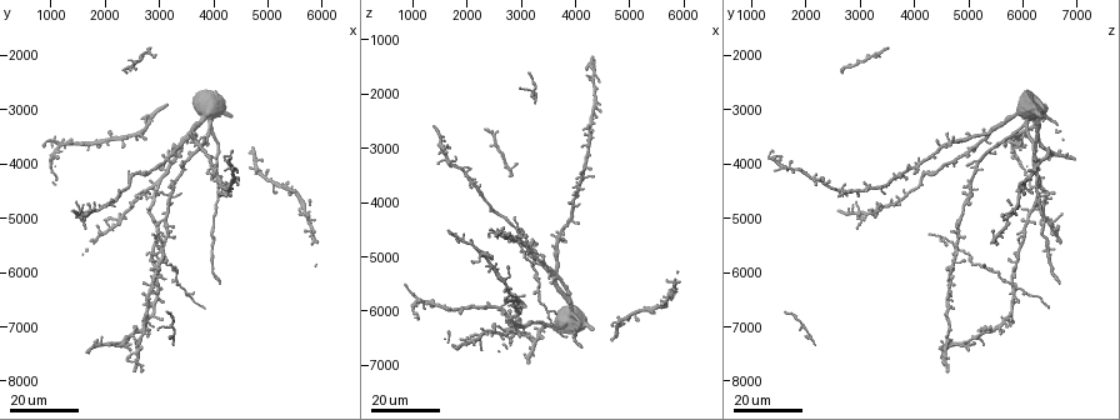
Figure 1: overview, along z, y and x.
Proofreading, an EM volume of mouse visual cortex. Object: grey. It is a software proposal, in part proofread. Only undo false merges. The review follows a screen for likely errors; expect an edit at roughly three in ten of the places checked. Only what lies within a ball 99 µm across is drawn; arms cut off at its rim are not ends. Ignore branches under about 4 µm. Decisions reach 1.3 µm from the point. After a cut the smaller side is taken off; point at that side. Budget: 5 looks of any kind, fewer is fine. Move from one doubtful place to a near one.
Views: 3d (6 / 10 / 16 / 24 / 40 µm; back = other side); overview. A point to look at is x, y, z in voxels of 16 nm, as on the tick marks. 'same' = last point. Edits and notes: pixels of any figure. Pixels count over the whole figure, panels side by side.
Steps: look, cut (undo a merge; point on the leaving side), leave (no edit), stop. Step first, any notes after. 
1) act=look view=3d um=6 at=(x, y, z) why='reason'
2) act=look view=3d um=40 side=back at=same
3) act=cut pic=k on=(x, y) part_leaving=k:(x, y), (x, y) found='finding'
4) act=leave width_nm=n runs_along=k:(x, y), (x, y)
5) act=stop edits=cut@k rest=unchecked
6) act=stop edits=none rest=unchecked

act=look view=3d um=24 at=(3050, 5550, 4700) why='looks like a crossing'

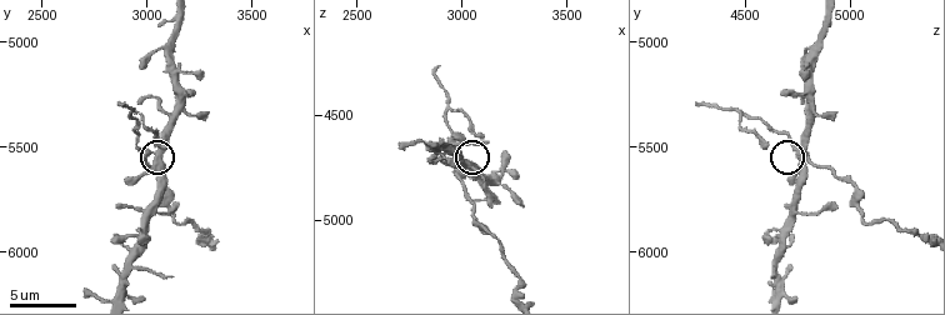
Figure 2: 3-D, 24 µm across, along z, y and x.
act=look view=3d um=10 at=(3040, 5560, 4770)

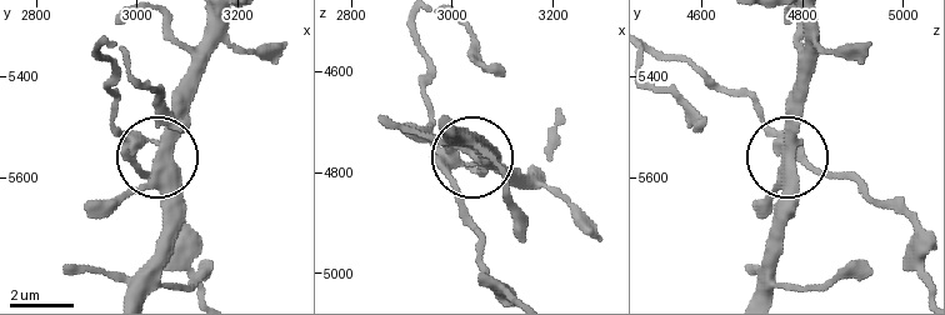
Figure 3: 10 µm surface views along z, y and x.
act=cut pic=3 on=(459, 196) arms=5 part_leaving=3:(793, 141), (824, 171), (849, 176), (905, 214), (921, 279) found='a second neuron is stuck on'

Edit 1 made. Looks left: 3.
act=look view=3d um=24 at=(2650, 7450, 4500) why='side arm on a straight run'

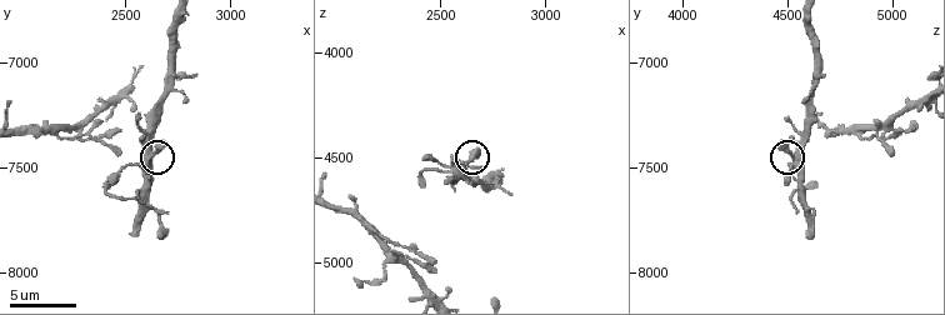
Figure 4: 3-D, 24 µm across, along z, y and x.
act=look view=3d um=6 at=(2620, 7460, 4520) why='zoom in'

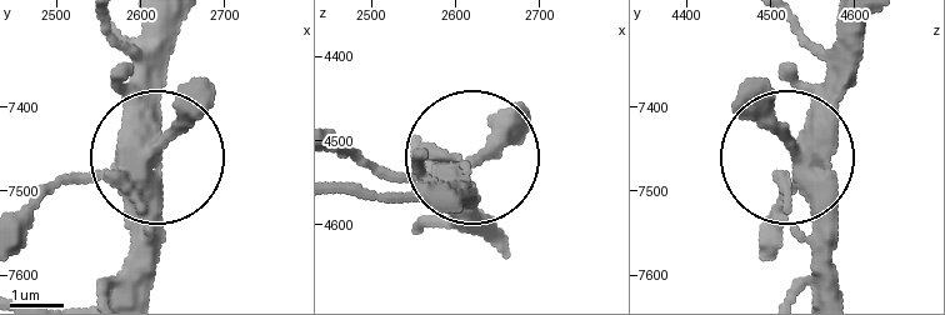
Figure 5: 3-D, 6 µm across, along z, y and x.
act=leave runs_along=5:(180, 28), (149, 163), (149, 291) found='one neuron here'

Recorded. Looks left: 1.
act=stop edits=cut@3 rest=unchecked

